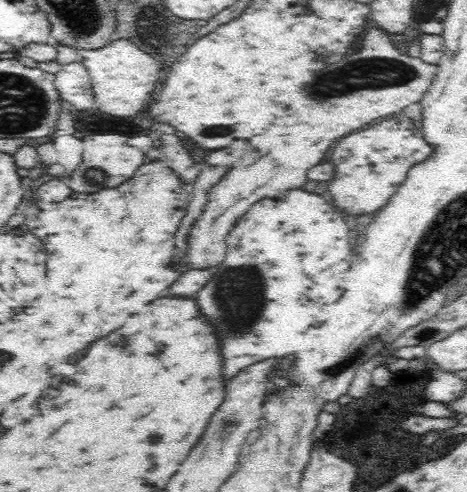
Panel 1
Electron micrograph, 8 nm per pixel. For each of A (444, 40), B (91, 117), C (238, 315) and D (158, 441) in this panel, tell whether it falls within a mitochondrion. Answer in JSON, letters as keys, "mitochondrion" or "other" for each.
{"A":"other","B":"other","C":"mitochondrion","D":"mitochondrion"}

